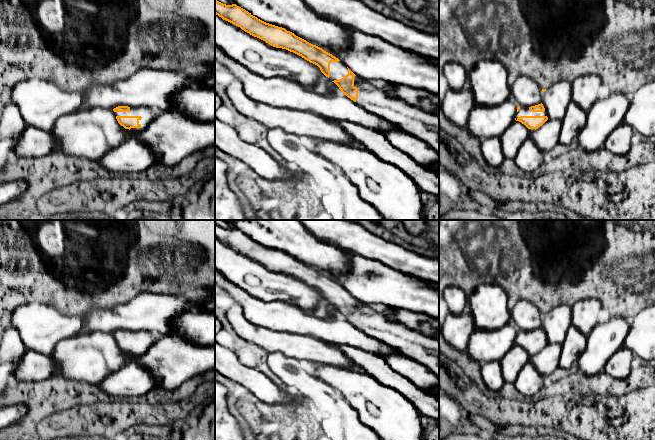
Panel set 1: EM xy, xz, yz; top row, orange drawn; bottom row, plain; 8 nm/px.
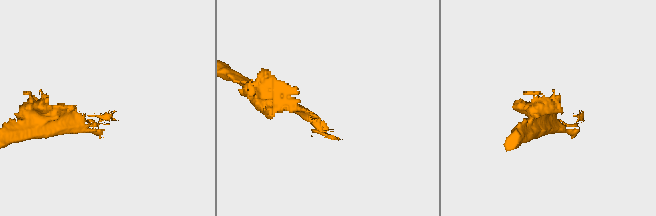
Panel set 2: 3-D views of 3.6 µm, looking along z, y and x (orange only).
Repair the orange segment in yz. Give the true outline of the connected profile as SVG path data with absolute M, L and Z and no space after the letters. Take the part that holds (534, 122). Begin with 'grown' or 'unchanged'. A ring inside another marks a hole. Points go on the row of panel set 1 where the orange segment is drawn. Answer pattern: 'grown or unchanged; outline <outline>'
grown; outline M542 103L531 107L518 105L515 120L524 124L528 131L532 132L542 126L548 120L548 117Z

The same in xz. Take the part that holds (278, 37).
grown; outline M215 0L215 14L223 20L240 27L250 35L265 41L271 46L286 49L301 56L310 63L317 65L321 72L328 77L330 81L334 82L343 94L353 100L356 104L368 112L380 116L383 119L397 125L408 134L416 136L420 140L426 142L439 154L439 116L430 112L425 112L397 97L389 96L381 88L371 84L370 81L356 76L343 62L332 54L296 36L294 33L287 31L285 28L278 27L258 19L236 4L226 5Z

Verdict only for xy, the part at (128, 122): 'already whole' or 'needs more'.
needs more

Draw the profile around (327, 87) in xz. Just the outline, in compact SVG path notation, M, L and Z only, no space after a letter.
M319 78L315 84L305 87L313 92L325 95L333 95L340 93L338 86L334 82L330 80L325 80L323 78Z

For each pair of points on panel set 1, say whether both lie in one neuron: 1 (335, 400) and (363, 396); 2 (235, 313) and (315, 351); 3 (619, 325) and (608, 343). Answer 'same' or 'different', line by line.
1: different
2: same
3: same

